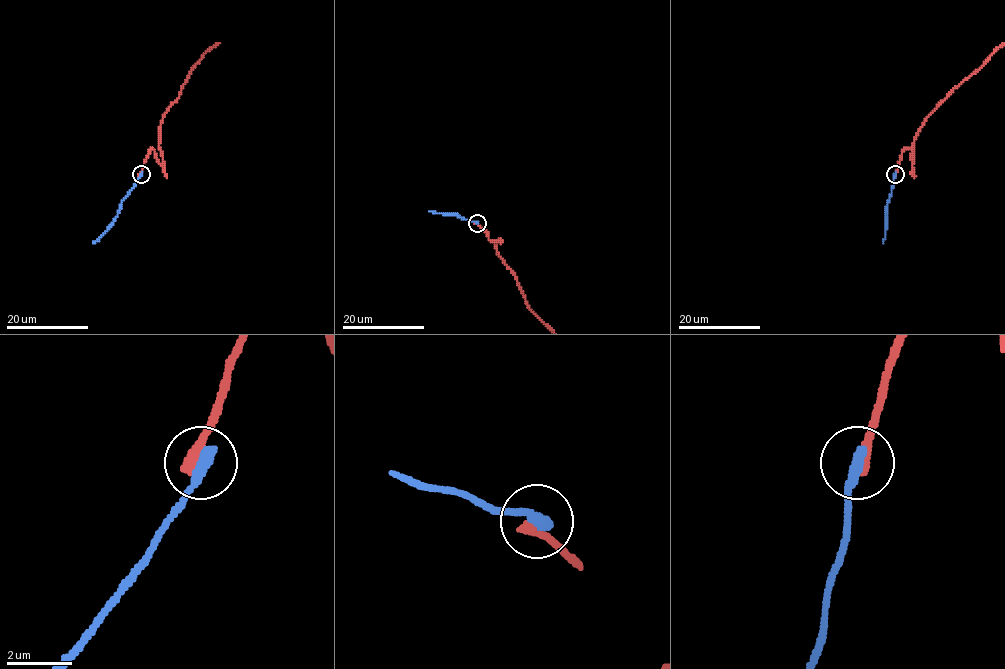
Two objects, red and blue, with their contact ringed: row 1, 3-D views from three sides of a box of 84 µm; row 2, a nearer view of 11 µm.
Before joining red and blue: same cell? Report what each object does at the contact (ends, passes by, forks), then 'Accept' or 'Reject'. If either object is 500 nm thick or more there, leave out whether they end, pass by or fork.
At the ring red ends. At the ring blue ends. Reject

